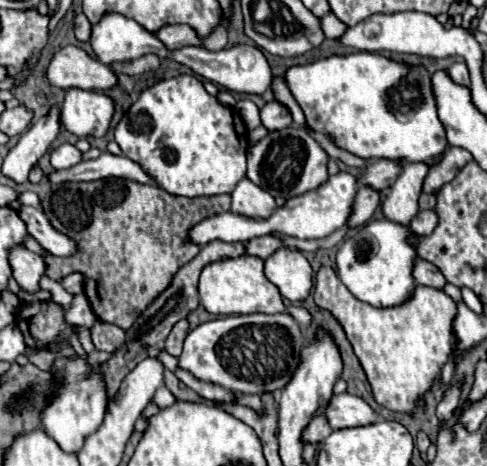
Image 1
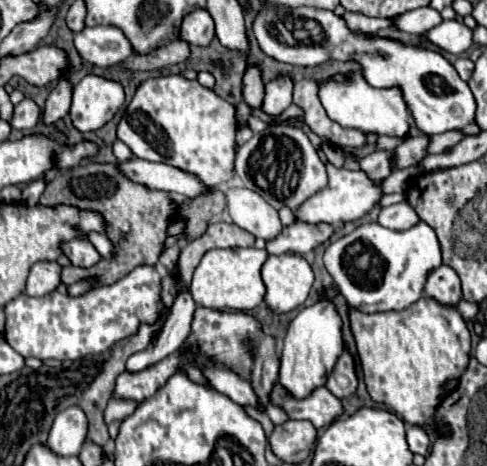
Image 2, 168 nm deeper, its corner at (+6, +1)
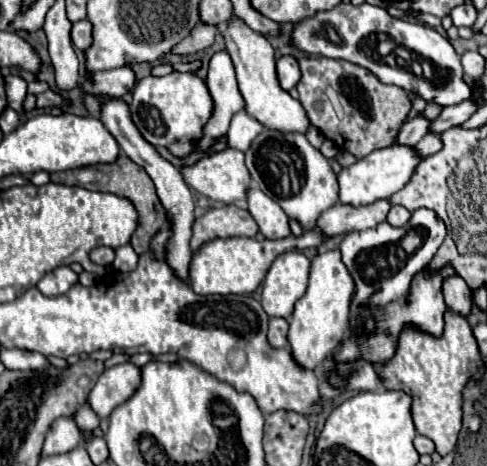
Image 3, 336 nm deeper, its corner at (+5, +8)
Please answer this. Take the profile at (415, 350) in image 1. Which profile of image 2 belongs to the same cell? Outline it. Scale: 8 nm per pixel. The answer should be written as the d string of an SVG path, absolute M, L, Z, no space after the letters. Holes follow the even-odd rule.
M422 297L410 307L402 311L386 311L386 313L372 313L372 315L362 315L360 311L350 311L350 325L352 333L356 339L356 349L366 381L366 389L370 397L376 403L388 405L396 415L402 415L402 419L410 425L418 427L432 427L436 429L436 435L450 435L448 425L438 425L434 421L434 413L446 395L446 381L450 379L460 379L460 375L468 367L470 359L470 331L460 317L456 307L442 307L440 303L434 303L430 297Z

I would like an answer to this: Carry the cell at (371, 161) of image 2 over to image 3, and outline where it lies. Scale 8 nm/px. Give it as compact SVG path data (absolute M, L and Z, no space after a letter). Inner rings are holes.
M417 114L411 122L403 124L403 128L399 128L393 144L403 144L403 146L415 146L425 134L427 134L427 126L429 120L425 120L421 114Z

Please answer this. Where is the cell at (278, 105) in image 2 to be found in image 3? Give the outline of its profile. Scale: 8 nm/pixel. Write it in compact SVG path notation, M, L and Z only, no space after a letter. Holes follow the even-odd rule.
M283 56L277 60L277 78L283 90L291 90L297 86L301 72L299 72L299 62L293 56Z

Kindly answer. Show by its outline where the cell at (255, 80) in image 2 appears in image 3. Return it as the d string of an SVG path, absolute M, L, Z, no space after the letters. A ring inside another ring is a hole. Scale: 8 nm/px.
M231 18L227 22L223 38L225 38L227 52L229 52L229 56L235 64L239 90L241 90L241 96L245 100L245 106L247 106L249 114L253 118L257 118L265 128L271 128L271 130L305 132L307 126L309 126L307 114L305 114L303 106L299 104L299 100L293 100L289 96L289 92L281 90L277 74L275 74L273 48L267 42L267 38L253 32L251 28L247 28L247 24L243 24L243 20L239 20L239 18Z

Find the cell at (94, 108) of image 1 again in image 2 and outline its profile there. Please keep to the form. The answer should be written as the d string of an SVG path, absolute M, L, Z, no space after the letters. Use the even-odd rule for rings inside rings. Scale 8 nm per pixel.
M86 75L72 95L70 117L78 131L96 131L108 123L124 103L124 87L98 75Z

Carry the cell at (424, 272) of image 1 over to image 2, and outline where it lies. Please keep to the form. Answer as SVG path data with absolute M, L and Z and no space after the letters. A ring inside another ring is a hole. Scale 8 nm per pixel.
M440 265L438 269L434 269L428 275L424 291L432 299L436 299L438 303L448 305L448 307L456 307L460 303L460 299L462 299L460 279L458 279L456 271L446 267L446 265Z

